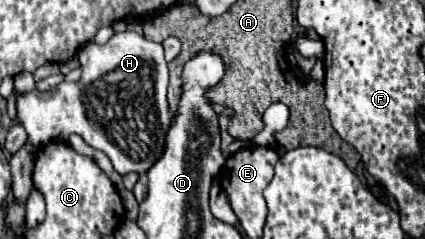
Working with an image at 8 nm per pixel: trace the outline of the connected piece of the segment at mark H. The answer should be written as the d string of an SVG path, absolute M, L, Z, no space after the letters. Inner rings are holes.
M123 31L123 33L115 33L105 45L97 45L93 41L85 43L81 47L81 51L89 51L89 55L79 57L81 69L83 69L83 75L79 81L75 81L75 83L63 81L51 91L41 93L37 89L33 89L31 93L17 97L17 119L29 135L27 143L31 143L35 147L43 147L45 143L51 143L51 141L67 141L71 133L77 133L93 149L103 151L111 159L111 163L119 175L147 173L153 167L153 163L163 155L165 137L173 123L173 115L167 105L169 73L167 73L163 45L145 39L143 35L139 35L135 31ZM97 79L101 79L101 115L89 113L87 109L91 109L91 105L87 105L87 99L85 99L87 87L91 83L95 83Z

